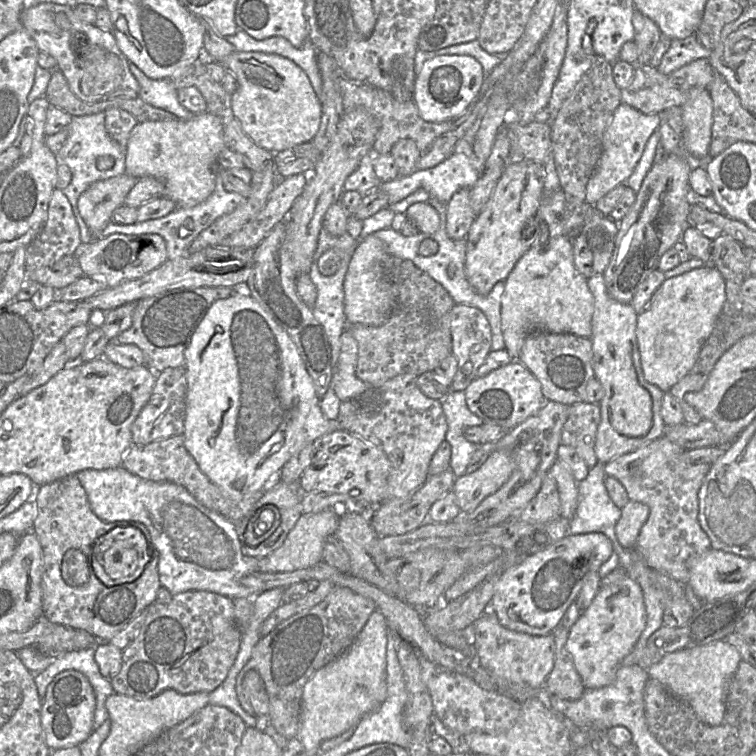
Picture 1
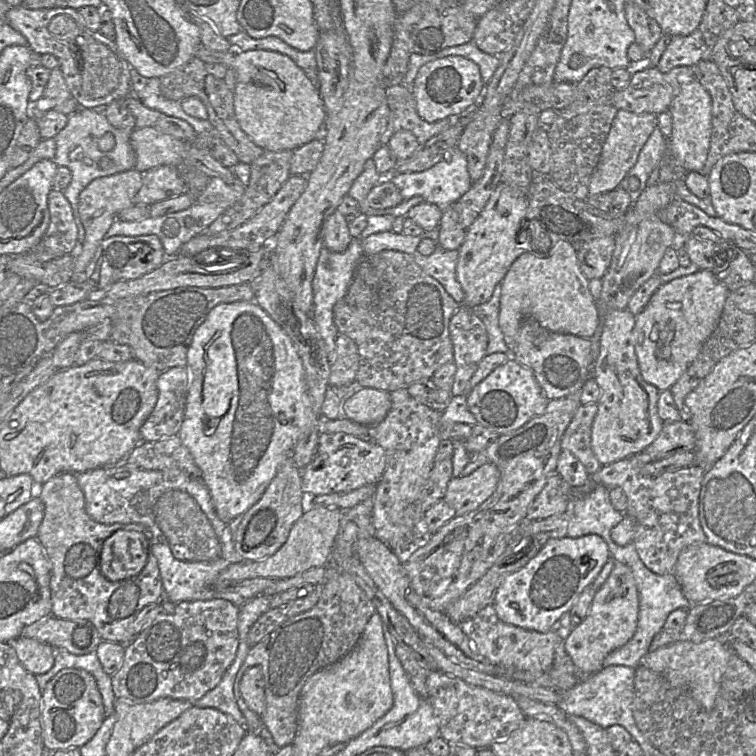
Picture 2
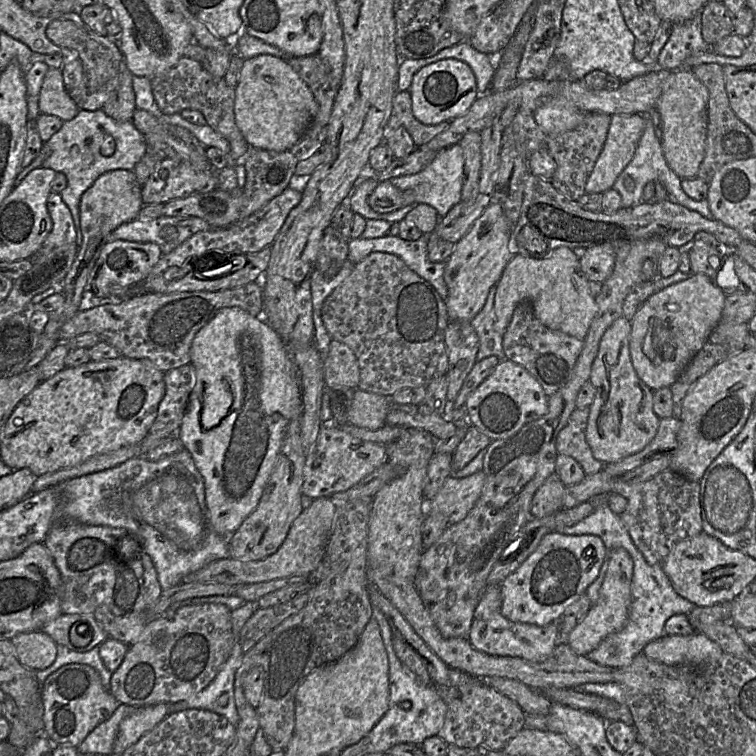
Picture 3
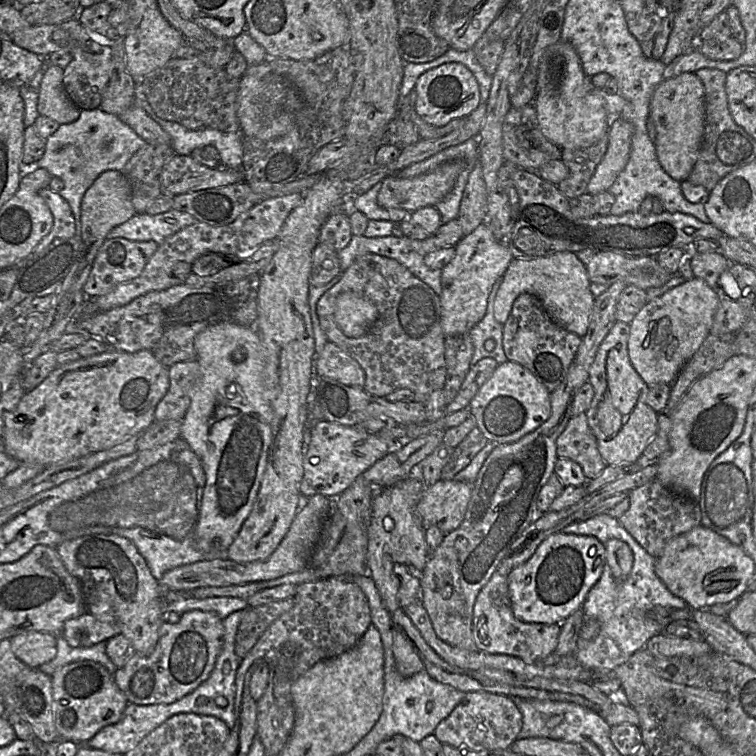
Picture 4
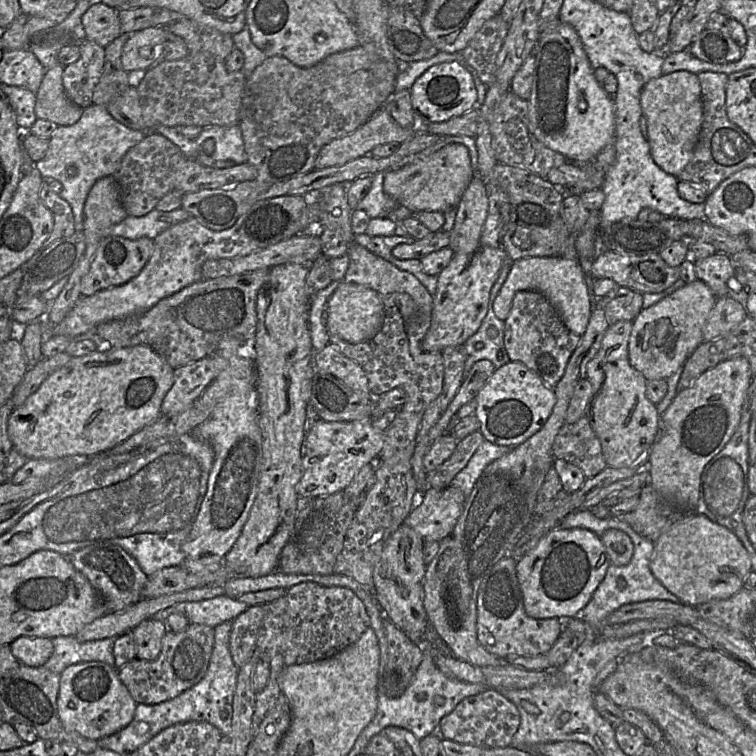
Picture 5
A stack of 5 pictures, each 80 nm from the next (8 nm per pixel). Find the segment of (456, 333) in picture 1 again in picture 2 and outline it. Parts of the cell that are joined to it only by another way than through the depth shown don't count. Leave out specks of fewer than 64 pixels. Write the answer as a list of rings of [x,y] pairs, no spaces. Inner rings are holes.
[[[460,305],[449,323],[449,334],[453,345],[453,362],[456,373],[451,388],[451,396],[463,395],[468,383],[478,368],[479,362],[486,356],[488,335],[484,323],[478,318],[472,308]]]

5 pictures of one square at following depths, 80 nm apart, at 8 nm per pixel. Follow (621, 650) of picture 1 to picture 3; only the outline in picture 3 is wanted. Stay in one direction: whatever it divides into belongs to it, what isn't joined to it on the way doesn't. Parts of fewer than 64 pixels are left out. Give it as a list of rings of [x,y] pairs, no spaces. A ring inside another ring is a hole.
[[[615,548],[608,553],[609,565],[598,599],[593,603],[582,622],[568,635],[566,643],[579,656],[587,656],[609,634],[620,631],[628,619],[631,603],[633,560],[624,548]]]

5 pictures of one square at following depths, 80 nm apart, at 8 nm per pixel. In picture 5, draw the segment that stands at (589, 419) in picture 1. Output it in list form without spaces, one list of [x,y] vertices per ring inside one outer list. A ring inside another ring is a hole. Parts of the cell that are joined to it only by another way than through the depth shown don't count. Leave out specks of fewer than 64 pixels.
[[[585,416],[575,423],[563,425],[553,443],[553,456],[580,468],[587,479],[596,476],[607,467],[600,441]]]

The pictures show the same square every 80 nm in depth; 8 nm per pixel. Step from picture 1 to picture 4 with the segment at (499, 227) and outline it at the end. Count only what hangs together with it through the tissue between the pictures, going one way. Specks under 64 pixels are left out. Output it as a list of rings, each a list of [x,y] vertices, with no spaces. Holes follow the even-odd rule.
[[[483,222],[482,224],[480,224],[472,233],[470,233],[469,235],[463,237],[459,243],[455,246],[455,255],[452,258],[452,260],[442,269],[442,273],[441,273],[441,286],[442,286],[442,292],[439,295],[440,298],[440,304],[441,304],[441,327],[442,327],[442,331],[445,335],[445,337],[450,337],[450,336],[458,336],[458,335],[462,335],[462,334],[467,334],[473,326],[475,326],[479,321],[481,321],[481,319],[484,317],[485,313],[486,313],[486,309],[487,309],[487,303],[488,303],[488,297],[489,294],[492,290],[493,284],[496,282],[496,280],[501,277],[504,276],[504,273],[506,272],[510,262],[514,259],[513,254],[511,253],[511,251],[509,250],[509,248],[498,242],[492,231],[490,230],[489,226]]]

